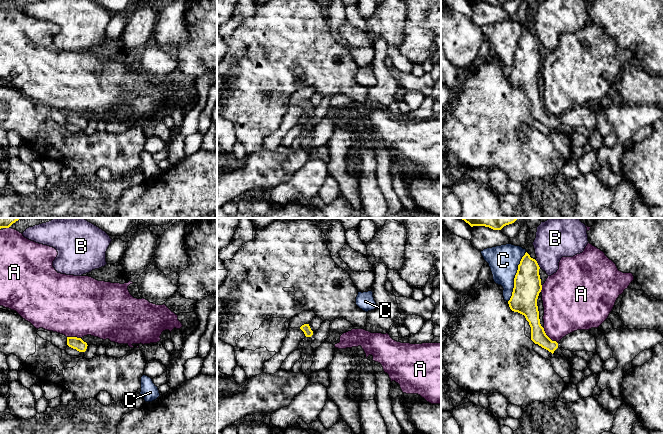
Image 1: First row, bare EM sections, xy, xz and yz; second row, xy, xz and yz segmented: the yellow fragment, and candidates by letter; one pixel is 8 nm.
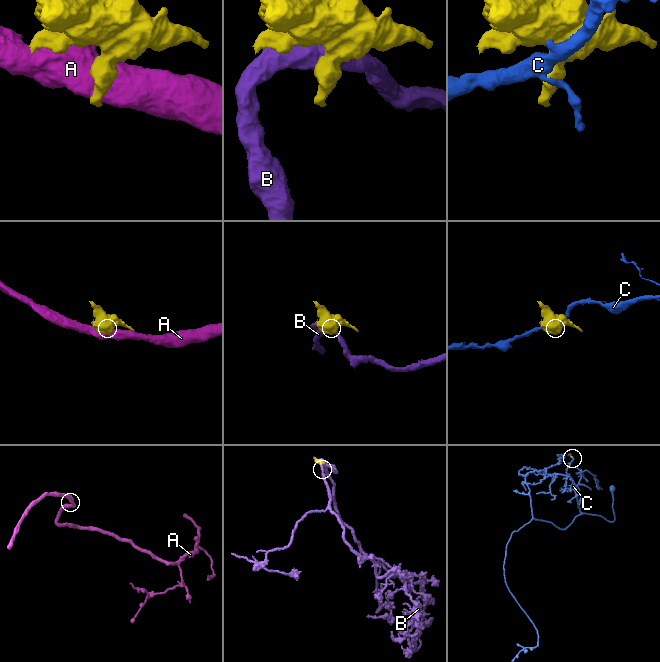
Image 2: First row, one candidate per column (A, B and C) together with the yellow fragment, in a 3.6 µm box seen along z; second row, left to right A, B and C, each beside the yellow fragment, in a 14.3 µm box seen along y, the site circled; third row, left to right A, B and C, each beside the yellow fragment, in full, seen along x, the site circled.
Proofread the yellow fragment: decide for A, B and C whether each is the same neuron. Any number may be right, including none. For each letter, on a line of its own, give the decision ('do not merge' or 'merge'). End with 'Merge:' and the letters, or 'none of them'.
A: do not merge
B: do not merge
C: do not merge
Merge: none of them

